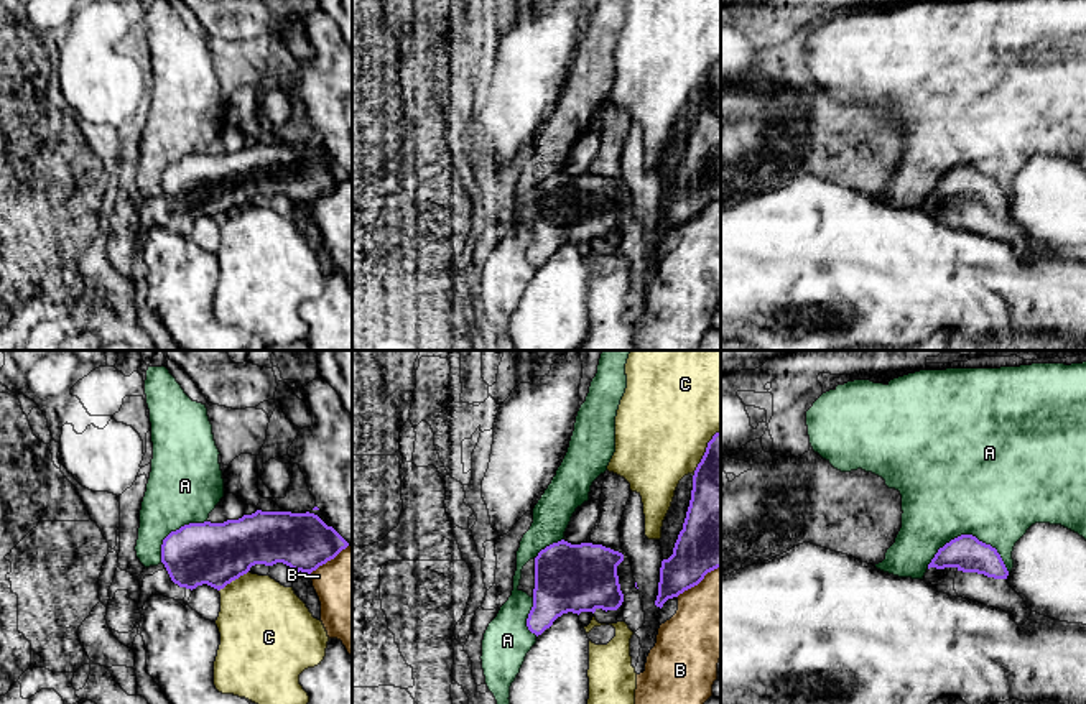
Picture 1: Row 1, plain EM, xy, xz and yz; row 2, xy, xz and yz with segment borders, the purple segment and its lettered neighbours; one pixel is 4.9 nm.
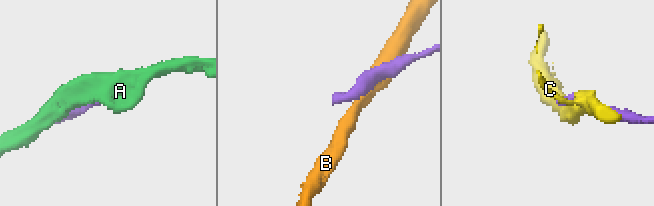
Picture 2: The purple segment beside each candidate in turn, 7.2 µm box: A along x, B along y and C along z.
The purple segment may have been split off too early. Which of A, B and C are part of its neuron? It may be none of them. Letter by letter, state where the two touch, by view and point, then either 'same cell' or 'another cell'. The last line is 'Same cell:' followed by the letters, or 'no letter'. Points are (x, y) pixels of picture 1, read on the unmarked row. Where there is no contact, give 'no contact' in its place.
A: meets purple in yz at (971, 166); another cell
B: meets purple in xz at (698, 214); another cell
C: meets purple in xy at (232, 211); another cell
Same cell: no letter

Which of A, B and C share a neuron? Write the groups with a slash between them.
A / B / C

